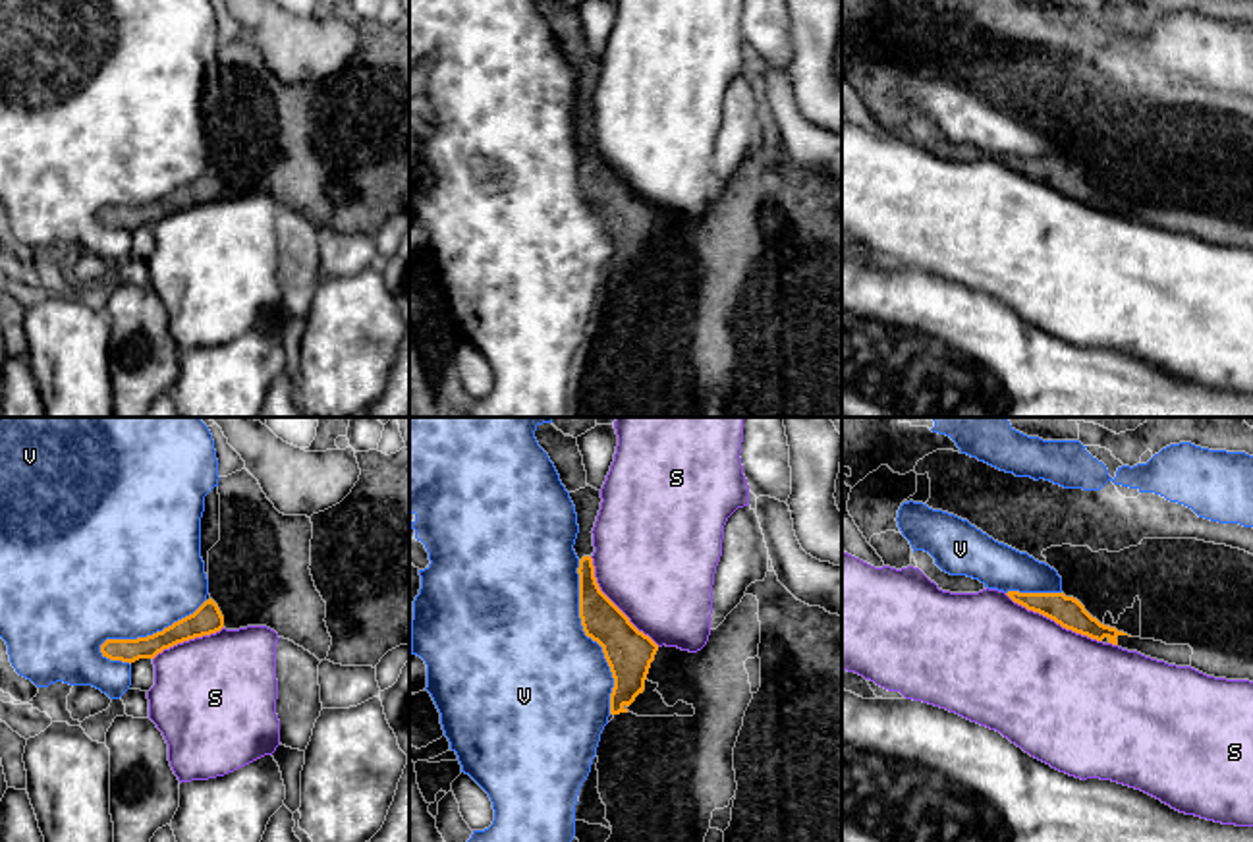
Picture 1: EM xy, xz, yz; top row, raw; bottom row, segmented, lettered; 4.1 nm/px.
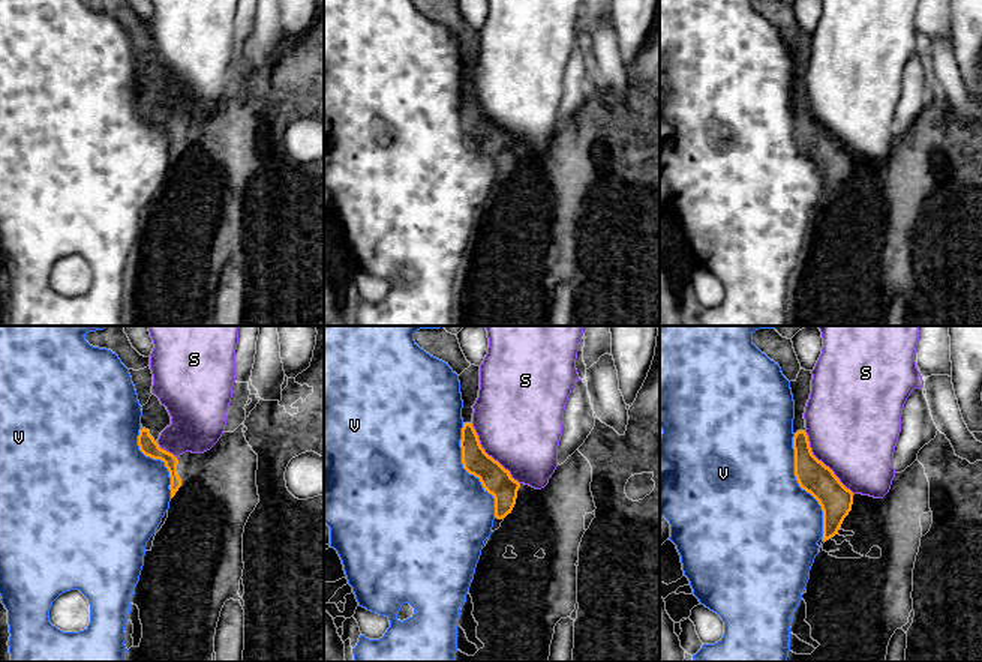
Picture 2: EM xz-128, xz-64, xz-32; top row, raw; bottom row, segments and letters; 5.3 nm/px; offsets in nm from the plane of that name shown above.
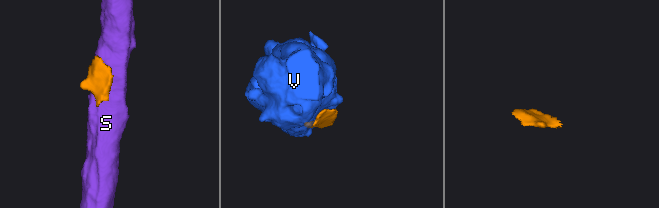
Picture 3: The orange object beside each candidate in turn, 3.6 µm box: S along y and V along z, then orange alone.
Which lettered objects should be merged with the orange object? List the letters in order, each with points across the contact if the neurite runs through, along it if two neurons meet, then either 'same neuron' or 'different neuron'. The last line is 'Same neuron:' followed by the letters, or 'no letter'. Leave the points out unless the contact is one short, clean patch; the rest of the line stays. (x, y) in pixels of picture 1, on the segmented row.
S: different neuron
V: different neuron
Same neuron: no letter

